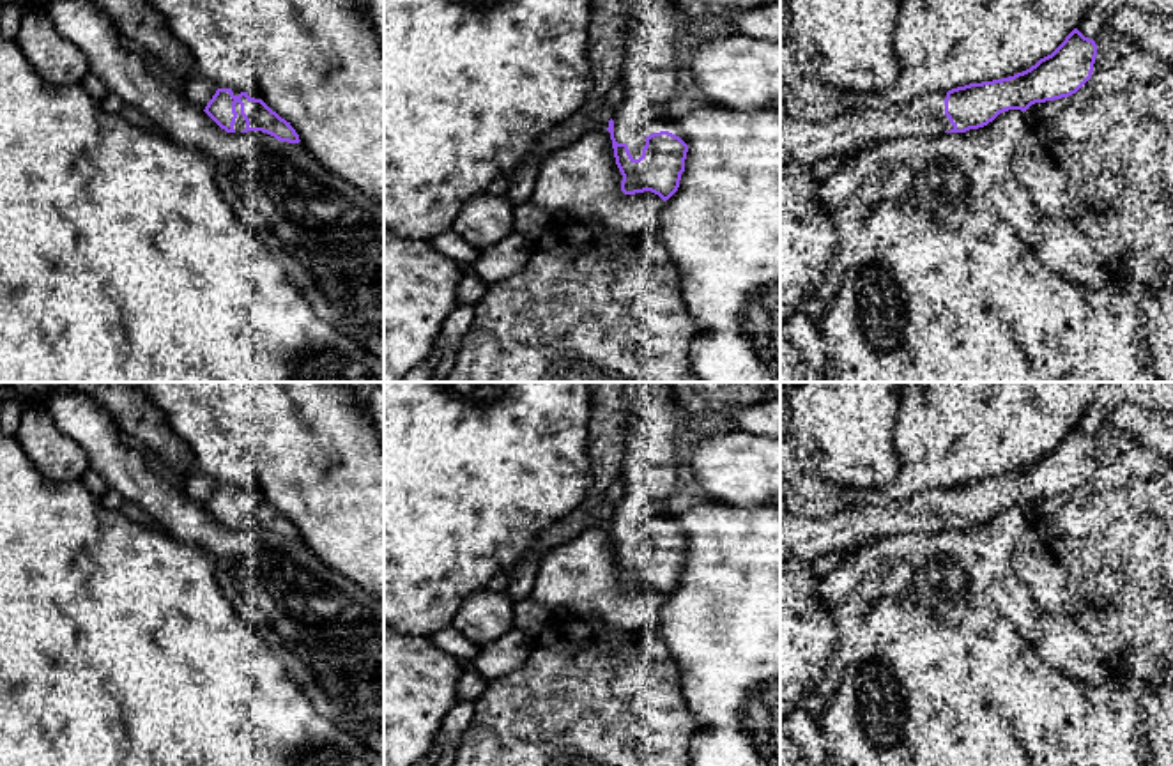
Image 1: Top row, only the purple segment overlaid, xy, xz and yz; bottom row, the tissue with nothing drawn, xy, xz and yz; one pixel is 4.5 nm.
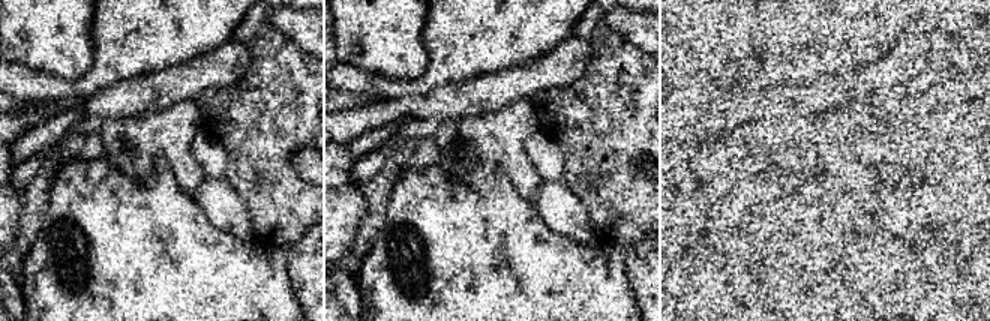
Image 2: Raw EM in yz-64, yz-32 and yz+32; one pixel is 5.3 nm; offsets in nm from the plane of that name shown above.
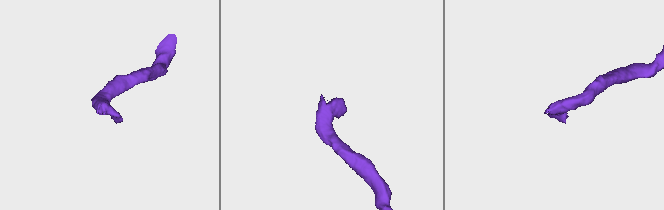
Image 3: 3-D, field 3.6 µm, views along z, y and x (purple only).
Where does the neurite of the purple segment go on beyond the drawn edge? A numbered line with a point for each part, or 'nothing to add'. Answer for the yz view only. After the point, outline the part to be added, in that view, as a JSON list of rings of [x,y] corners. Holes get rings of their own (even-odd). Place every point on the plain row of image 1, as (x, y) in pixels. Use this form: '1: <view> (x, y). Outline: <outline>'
1: yz (830, 529). Outline: [[[925,488],[902,501],[846,502],[812,508],[809,515],[780,518],[780,561],[816,564],[830,554],[879,536],[916,538],[954,525],[945,511],[947,488]]]

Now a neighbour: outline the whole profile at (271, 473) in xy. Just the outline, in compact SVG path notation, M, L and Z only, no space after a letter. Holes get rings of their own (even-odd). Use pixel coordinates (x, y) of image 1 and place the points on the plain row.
M134 382L166 416L175 433L195 451L198 471L216 485L258 490L299 531L306 547L329 568L384 601L384 440L375 432L366 400L350 382Z

